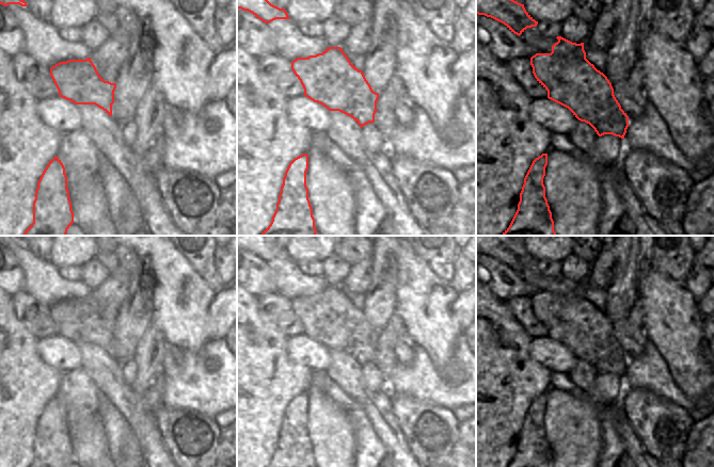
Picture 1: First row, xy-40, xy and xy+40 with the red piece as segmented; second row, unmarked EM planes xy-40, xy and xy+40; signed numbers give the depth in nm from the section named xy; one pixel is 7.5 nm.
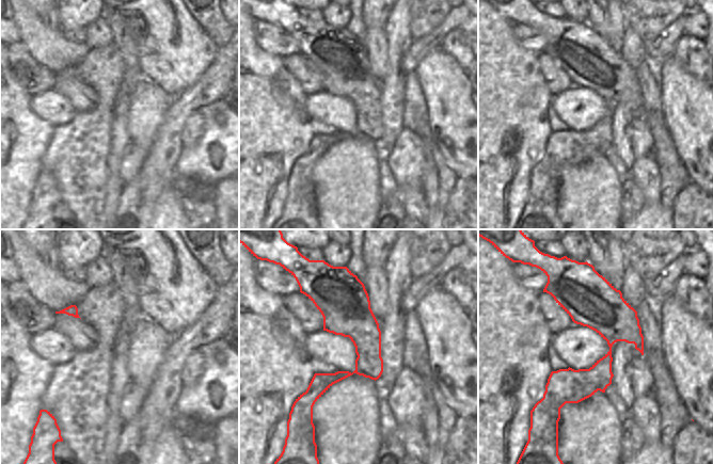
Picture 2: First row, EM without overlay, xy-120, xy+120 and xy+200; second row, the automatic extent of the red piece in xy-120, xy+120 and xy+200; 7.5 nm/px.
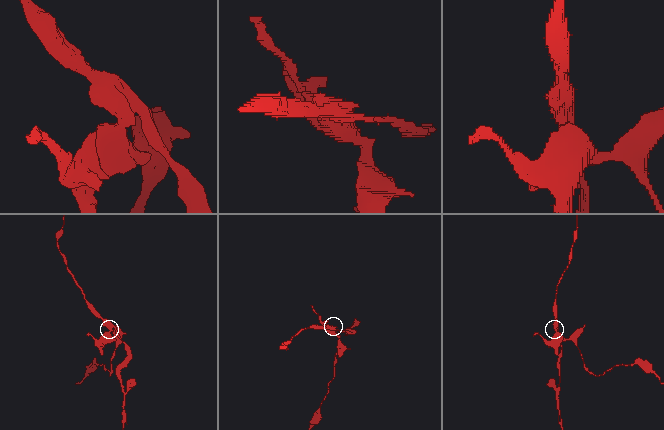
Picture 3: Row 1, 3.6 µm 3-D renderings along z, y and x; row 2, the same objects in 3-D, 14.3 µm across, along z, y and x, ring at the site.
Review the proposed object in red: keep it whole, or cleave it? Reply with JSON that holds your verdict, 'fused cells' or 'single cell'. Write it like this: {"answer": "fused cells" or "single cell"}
{"answer": "fused cells"}

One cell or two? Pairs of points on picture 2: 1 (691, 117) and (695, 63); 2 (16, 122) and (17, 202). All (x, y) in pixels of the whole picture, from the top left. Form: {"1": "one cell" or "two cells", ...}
{"1": "two cells", "2": "one cell"}

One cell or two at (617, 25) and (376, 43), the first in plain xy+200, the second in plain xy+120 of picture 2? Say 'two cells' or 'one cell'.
one cell

